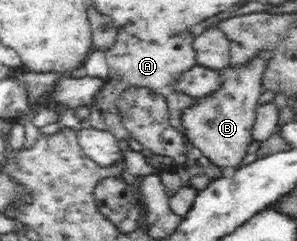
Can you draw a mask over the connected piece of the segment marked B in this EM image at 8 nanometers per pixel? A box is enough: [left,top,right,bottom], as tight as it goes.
[181,43,273,168]

